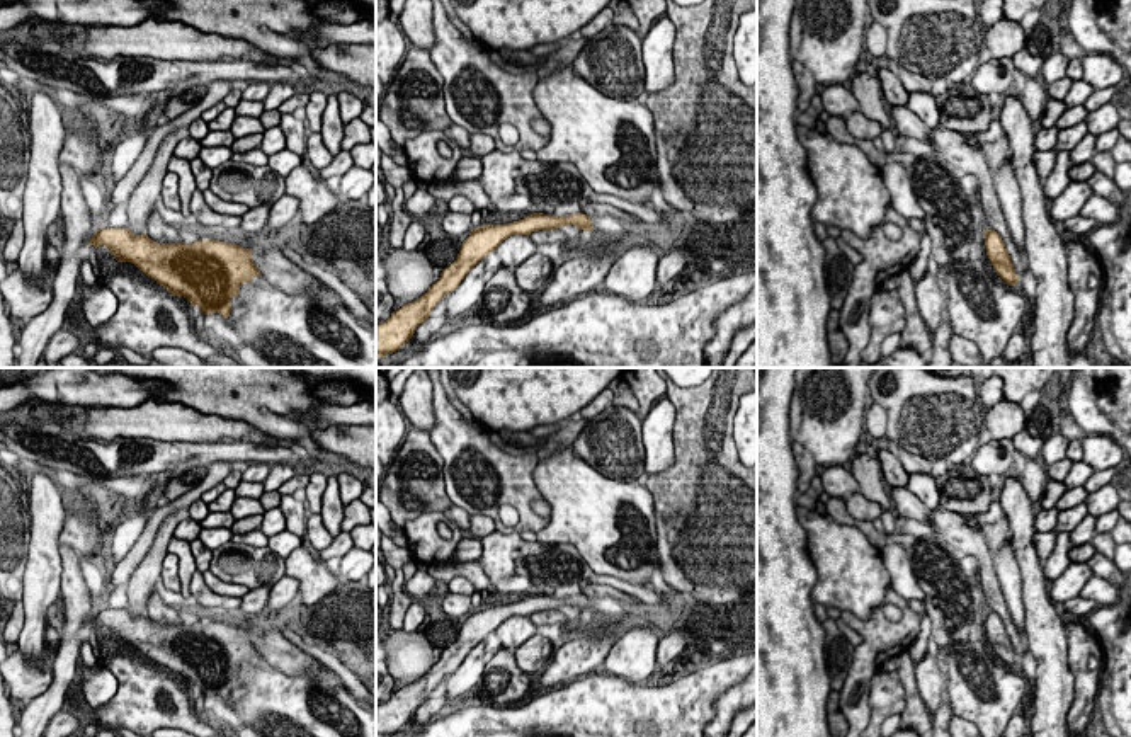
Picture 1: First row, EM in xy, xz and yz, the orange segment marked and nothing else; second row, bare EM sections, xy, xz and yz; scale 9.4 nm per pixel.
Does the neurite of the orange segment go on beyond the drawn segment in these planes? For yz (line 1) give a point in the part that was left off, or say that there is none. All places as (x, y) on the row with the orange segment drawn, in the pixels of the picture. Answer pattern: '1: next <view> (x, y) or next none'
1: next yz (953, 147)

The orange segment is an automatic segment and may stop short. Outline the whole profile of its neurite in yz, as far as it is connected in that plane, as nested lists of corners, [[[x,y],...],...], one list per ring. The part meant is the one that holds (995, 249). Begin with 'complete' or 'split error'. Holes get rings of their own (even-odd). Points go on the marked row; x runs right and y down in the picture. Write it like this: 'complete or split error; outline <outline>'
split error; outline [[[946,128],[929,129],[929,140],[932,141],[930,150],[934,155],[942,157],[961,174],[973,174],[978,179],[978,197],[983,206],[985,226],[988,228],[983,235],[986,255],[1005,284],[1015,286],[1027,271],[1027,260],[1020,255],[1007,230],[983,145],[969,145],[968,136]]]

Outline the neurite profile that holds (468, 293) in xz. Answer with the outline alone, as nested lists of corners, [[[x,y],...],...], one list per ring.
[[[480,260],[461,281],[461,284],[454,289],[454,293],[449,296],[446,303],[446,313],[451,318],[461,315],[463,311],[468,311],[471,306],[480,303],[485,281],[485,262]]]

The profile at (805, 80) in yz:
[[[791,60],[791,65],[796,85],[799,89],[799,100],[801,100],[799,111],[803,111],[804,107],[808,107],[808,102],[811,100],[811,92],[815,90],[816,80],[813,73],[799,61]]]

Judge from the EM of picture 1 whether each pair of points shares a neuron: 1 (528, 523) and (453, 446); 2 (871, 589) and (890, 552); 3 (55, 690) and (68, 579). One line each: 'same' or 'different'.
1: same
2: different
3: same

